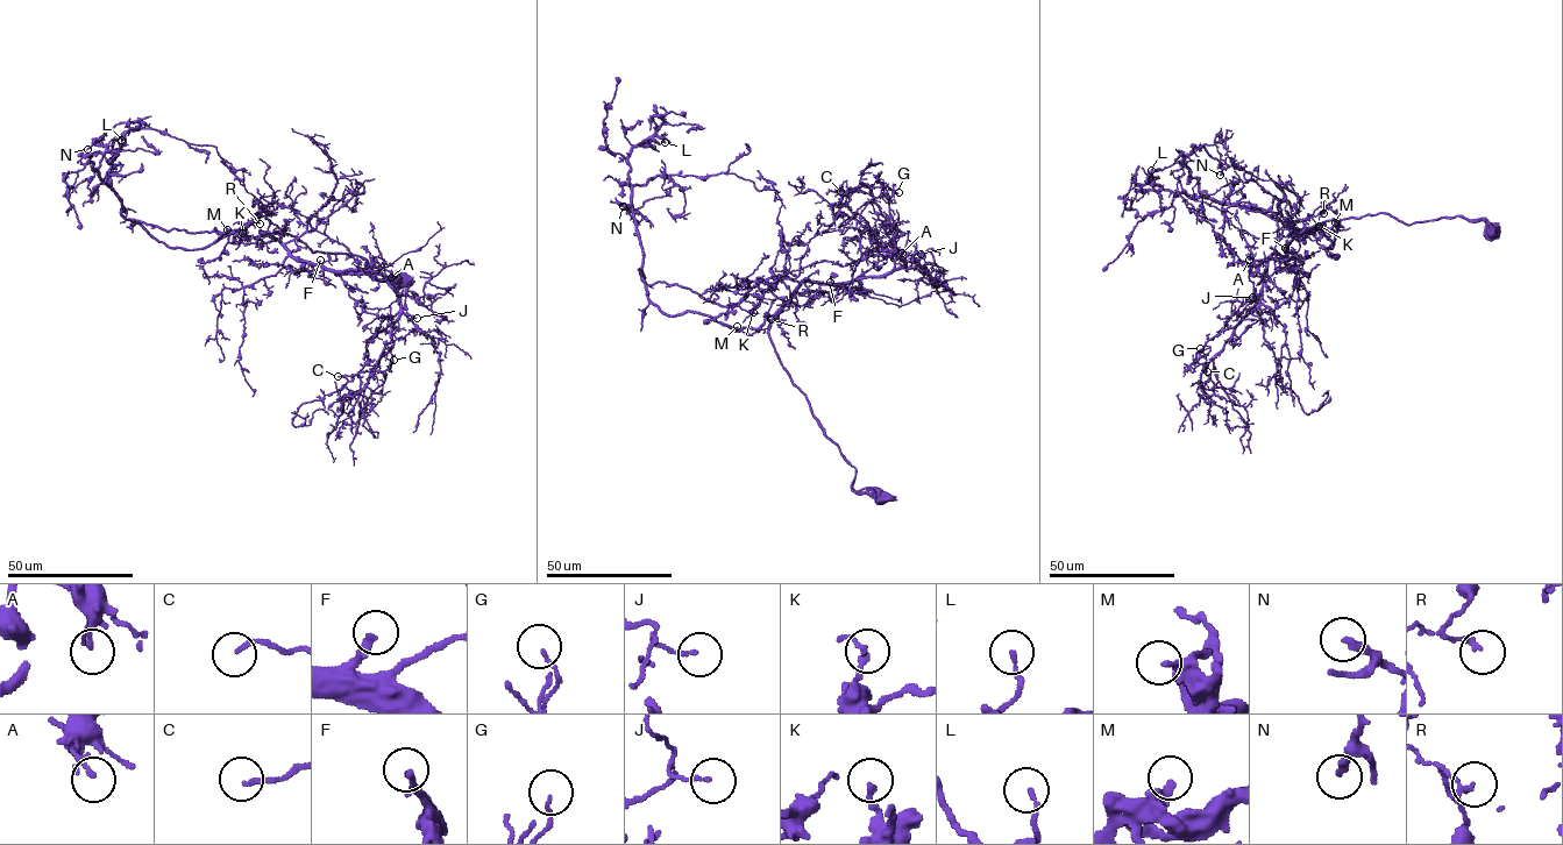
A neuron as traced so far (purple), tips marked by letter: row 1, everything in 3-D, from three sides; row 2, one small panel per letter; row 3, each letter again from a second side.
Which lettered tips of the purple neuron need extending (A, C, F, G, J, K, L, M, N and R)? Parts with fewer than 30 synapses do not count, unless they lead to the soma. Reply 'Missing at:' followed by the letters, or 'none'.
Missing at: F

